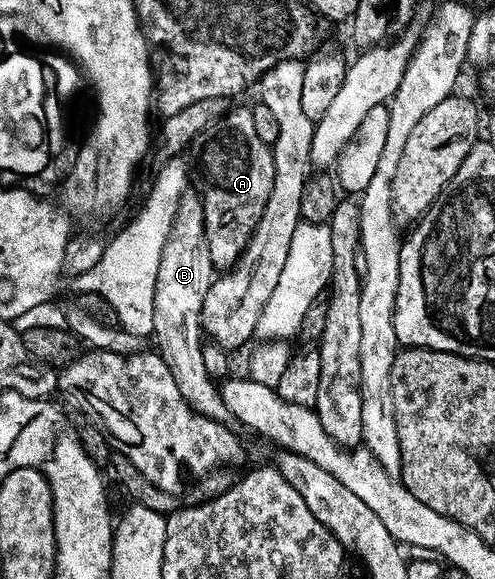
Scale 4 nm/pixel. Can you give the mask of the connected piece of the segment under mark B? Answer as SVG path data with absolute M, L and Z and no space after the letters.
M187 188L180 196L177 205L176 218L173 220L172 229L164 242L163 251L160 252L160 263L156 272L156 285L153 293L153 339L156 340L155 349L169 366L176 388L181 396L196 414L208 416L223 426L235 427L237 422L228 406L224 403L223 396L217 383L206 371L202 348L204 334L201 329L203 302L208 294L208 289L216 277L216 268L209 255L208 240L204 232L204 212L201 193L194 188Z

